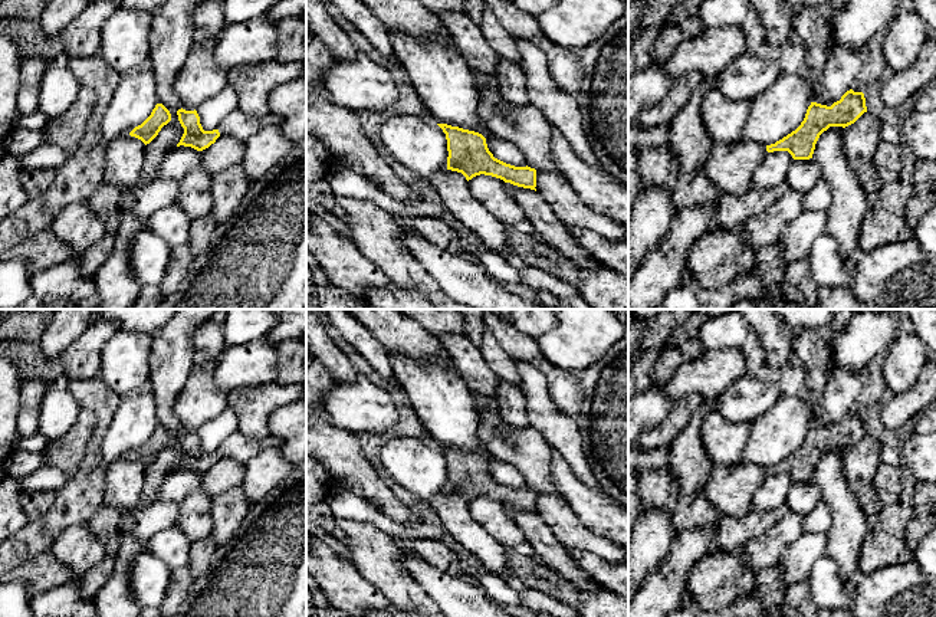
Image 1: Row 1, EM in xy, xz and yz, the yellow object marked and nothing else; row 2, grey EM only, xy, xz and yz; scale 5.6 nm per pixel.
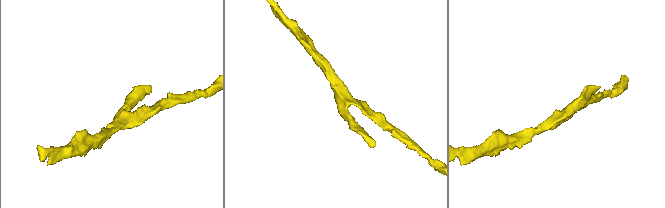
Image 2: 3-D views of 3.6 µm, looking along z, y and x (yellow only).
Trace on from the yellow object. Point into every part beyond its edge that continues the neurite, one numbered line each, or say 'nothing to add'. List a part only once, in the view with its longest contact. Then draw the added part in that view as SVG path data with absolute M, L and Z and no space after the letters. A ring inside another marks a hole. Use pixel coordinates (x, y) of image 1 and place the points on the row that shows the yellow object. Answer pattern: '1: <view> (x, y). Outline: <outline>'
nothing to add

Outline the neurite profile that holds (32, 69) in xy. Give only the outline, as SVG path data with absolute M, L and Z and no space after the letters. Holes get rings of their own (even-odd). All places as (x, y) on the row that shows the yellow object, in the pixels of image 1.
M43 58L23 59L20 66L20 85L17 92L17 112L32 115L39 111L40 81L47 60Z

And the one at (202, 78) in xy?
M217 40L194 45L183 69L177 73L174 92L183 109L194 111L227 85L229 70L214 60Z

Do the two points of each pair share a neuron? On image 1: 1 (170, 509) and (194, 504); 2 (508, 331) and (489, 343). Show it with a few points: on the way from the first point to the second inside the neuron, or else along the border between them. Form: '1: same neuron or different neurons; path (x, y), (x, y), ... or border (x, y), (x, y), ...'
1: different neurons; border (179, 505), (179, 519), (174, 525)
2: different neurons; border (486, 328), (515, 361)

